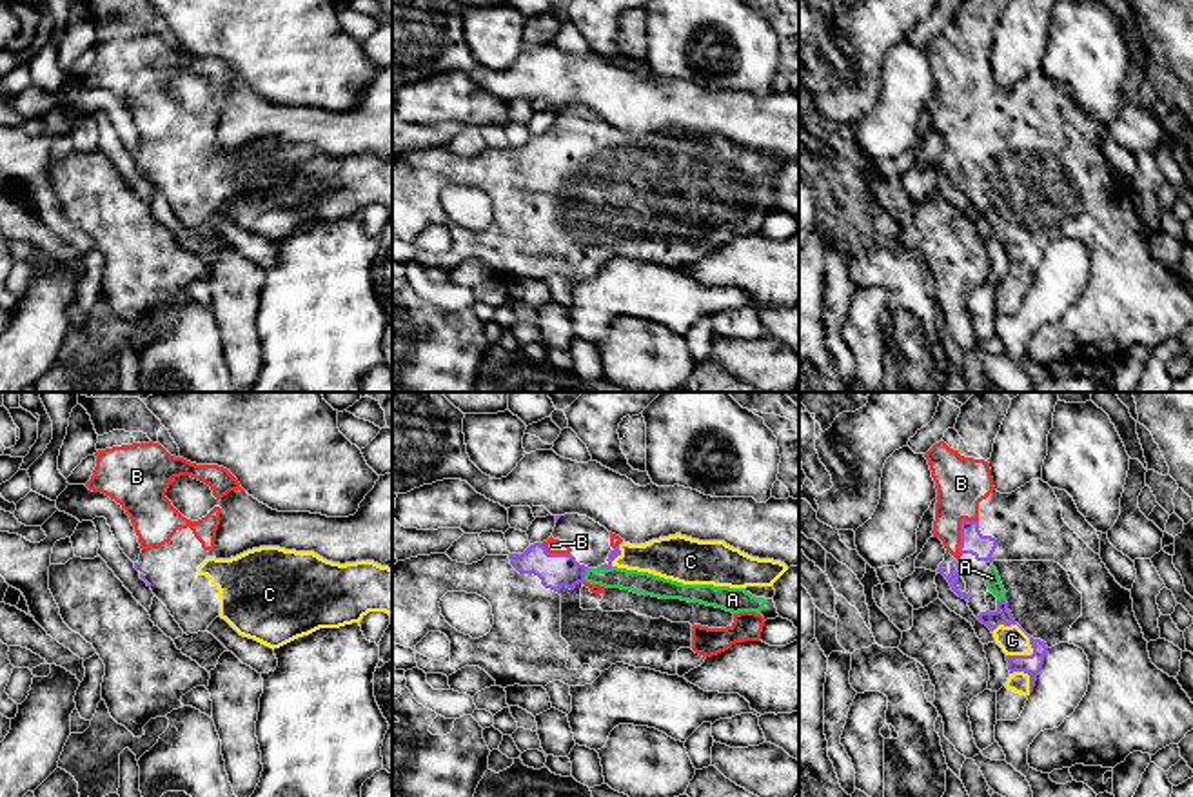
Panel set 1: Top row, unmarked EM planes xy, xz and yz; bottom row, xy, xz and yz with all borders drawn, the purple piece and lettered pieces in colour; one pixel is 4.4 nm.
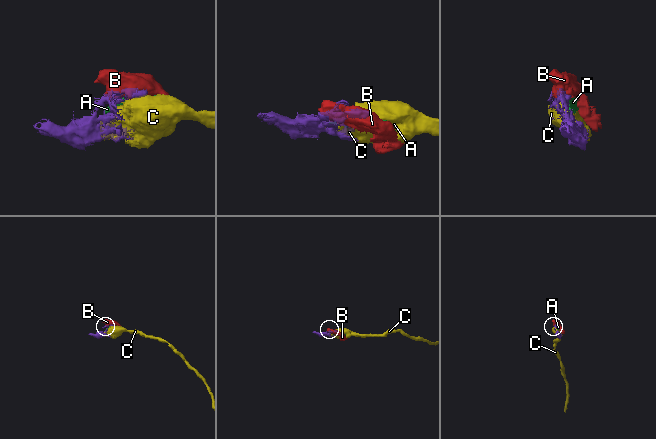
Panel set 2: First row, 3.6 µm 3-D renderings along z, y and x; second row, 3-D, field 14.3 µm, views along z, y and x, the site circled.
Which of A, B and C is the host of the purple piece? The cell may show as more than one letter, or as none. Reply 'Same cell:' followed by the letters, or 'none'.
Same cell: A, B, C

